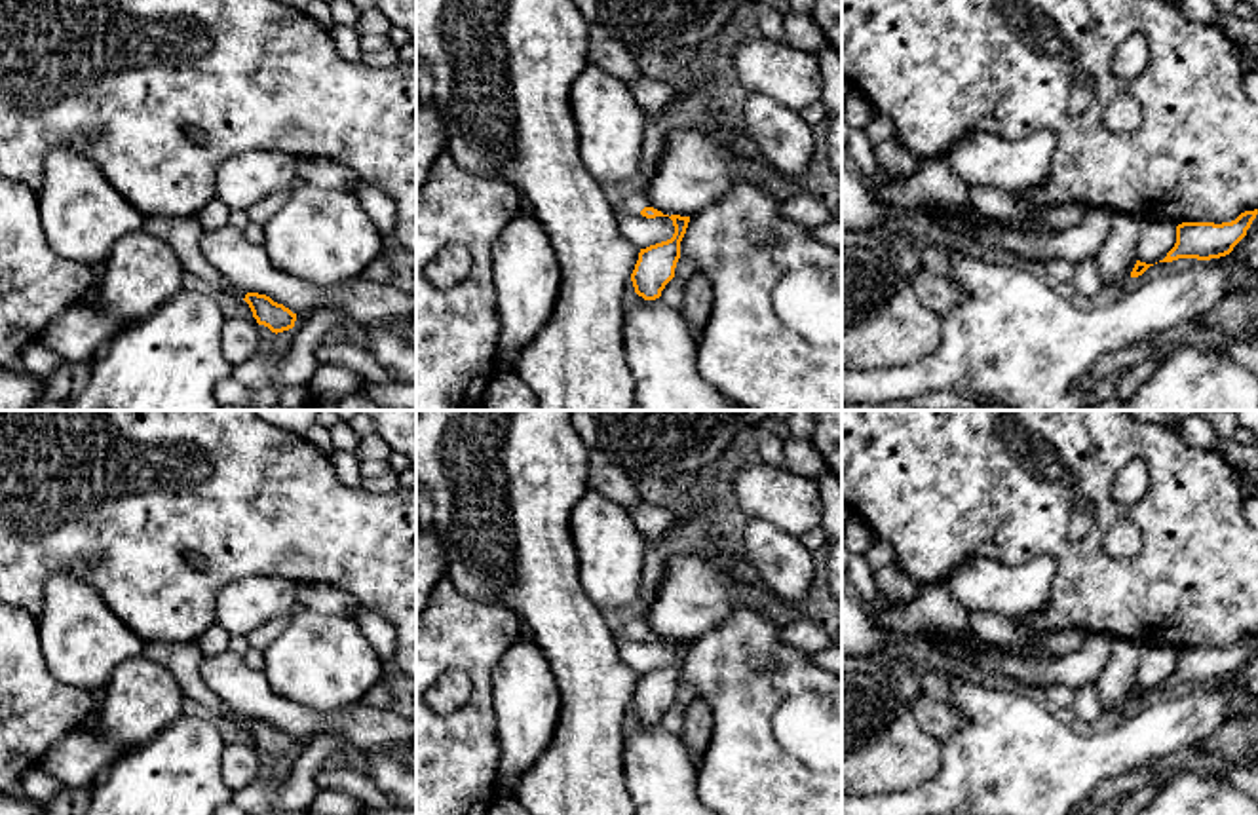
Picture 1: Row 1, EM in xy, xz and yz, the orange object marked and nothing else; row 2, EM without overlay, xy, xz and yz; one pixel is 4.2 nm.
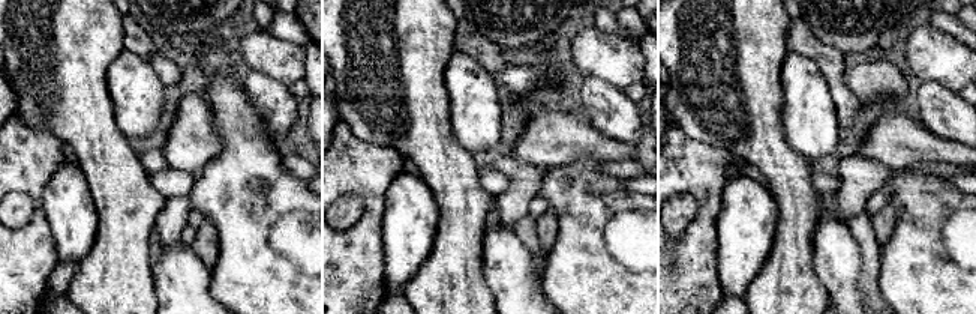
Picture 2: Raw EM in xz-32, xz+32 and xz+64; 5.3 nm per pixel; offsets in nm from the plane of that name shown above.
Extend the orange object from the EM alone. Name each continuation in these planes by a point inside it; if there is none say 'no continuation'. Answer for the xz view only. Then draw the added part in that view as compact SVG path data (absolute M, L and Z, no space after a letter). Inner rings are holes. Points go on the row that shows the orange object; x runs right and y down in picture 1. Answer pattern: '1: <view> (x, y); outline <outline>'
1: xz (633, 204); outline M635 192L623 196L621 203L618 205L618 215L640 215L644 207L652 207L652 201L646 194Z

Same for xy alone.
1: xy (183, 234); outline M146 217L143 230L163 239L179 256L184 270L213 289L224 289L238 300L243 300L247 291L232 285L201 253L200 241L205 228L196 217Z

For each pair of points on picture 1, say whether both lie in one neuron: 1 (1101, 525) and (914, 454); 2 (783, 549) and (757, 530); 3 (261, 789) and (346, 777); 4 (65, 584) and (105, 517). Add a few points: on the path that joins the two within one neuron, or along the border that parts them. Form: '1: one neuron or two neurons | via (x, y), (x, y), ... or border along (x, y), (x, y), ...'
1: one neuron | via (1070, 475), (1049, 456), (966, 454)
2: one neuron | via (778, 549), (762, 536)
3: two neurons | border along (322, 766), (316, 774), (318, 789)
4: two neurons | border along (44, 580), (56, 570), (71, 570), (105, 601)

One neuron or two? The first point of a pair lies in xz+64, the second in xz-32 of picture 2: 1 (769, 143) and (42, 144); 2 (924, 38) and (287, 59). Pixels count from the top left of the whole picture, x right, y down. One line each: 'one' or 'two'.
1: two
2: one

